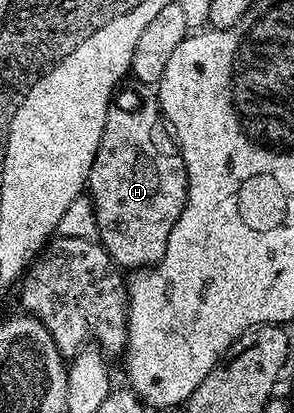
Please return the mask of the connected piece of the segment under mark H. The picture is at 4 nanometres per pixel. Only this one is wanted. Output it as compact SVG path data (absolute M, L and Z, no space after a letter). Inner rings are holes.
M149 86L133 87L137 88L118 91L109 105L103 138L95 154L95 162L91 162L87 185L88 199L93 201L99 242L121 270L136 270L158 264L163 250L167 248L167 238L171 238L171 230L175 230L175 222L179 222L179 214L183 214L185 199L189 196L185 163L163 123L156 91Z

